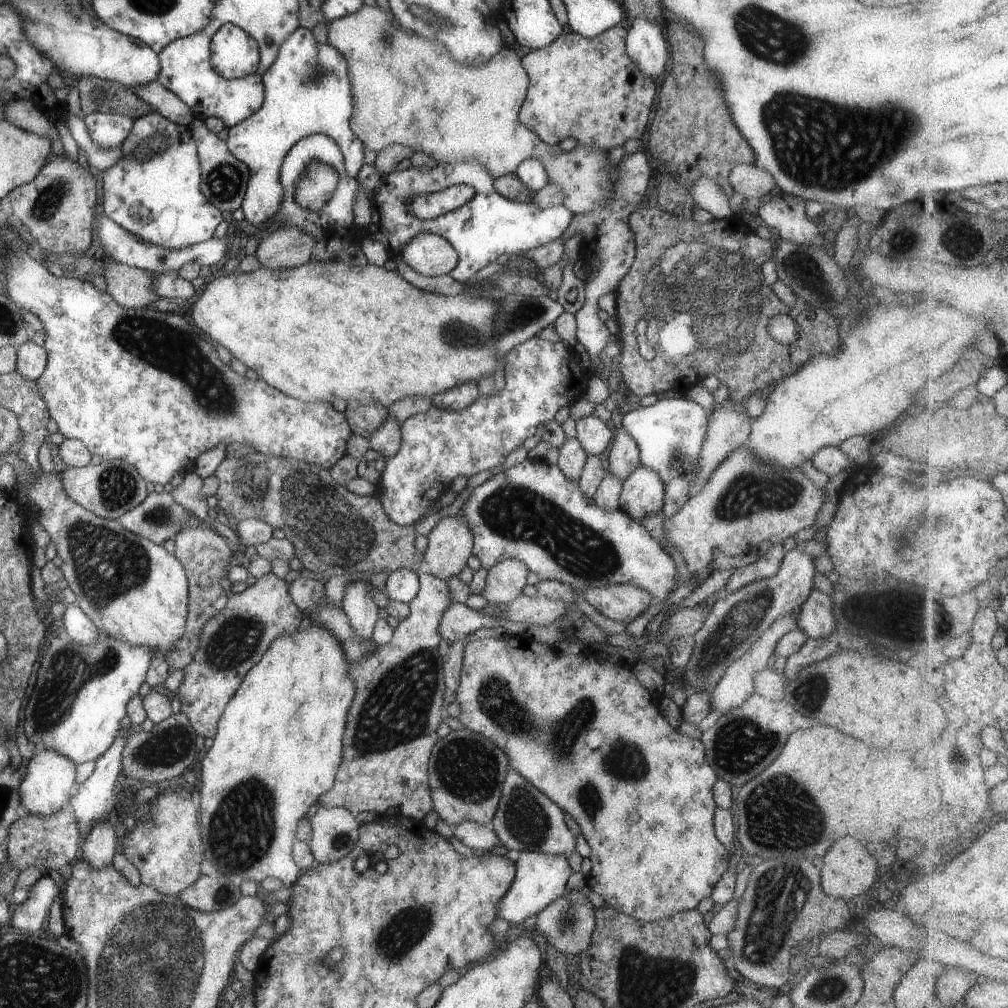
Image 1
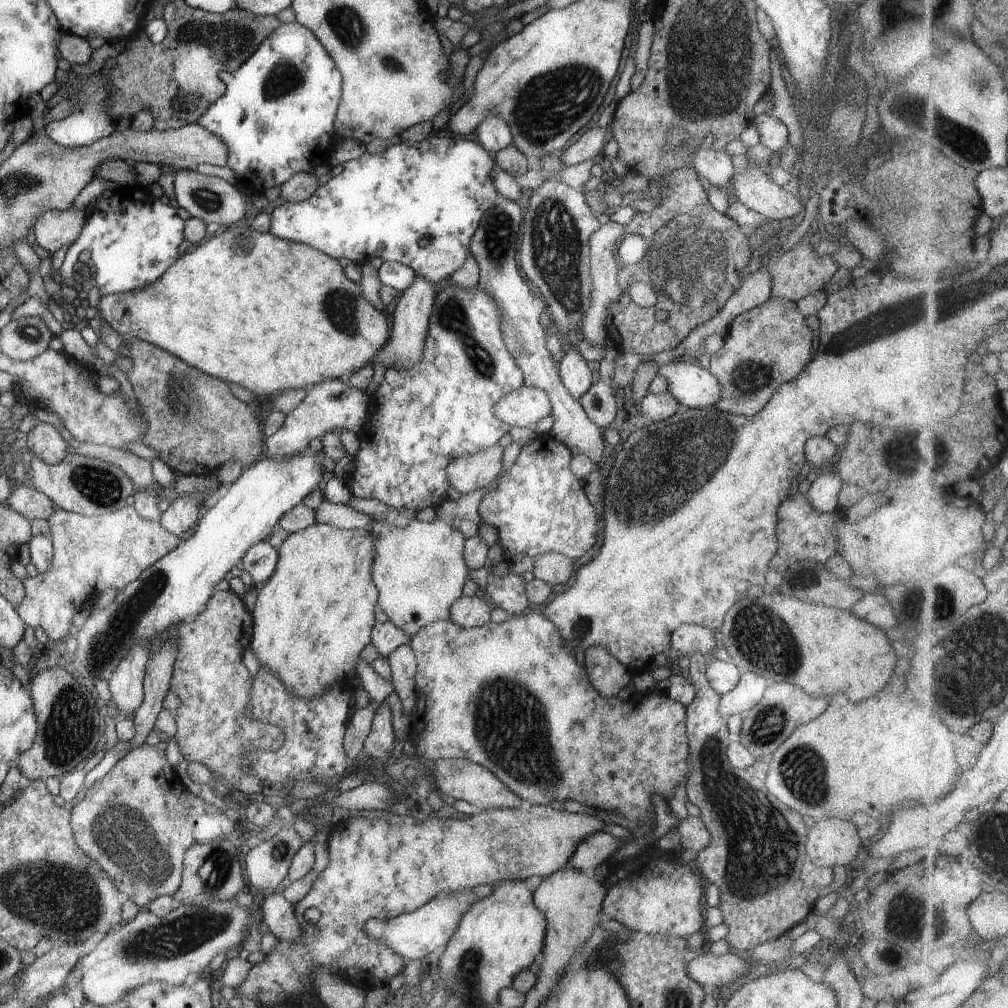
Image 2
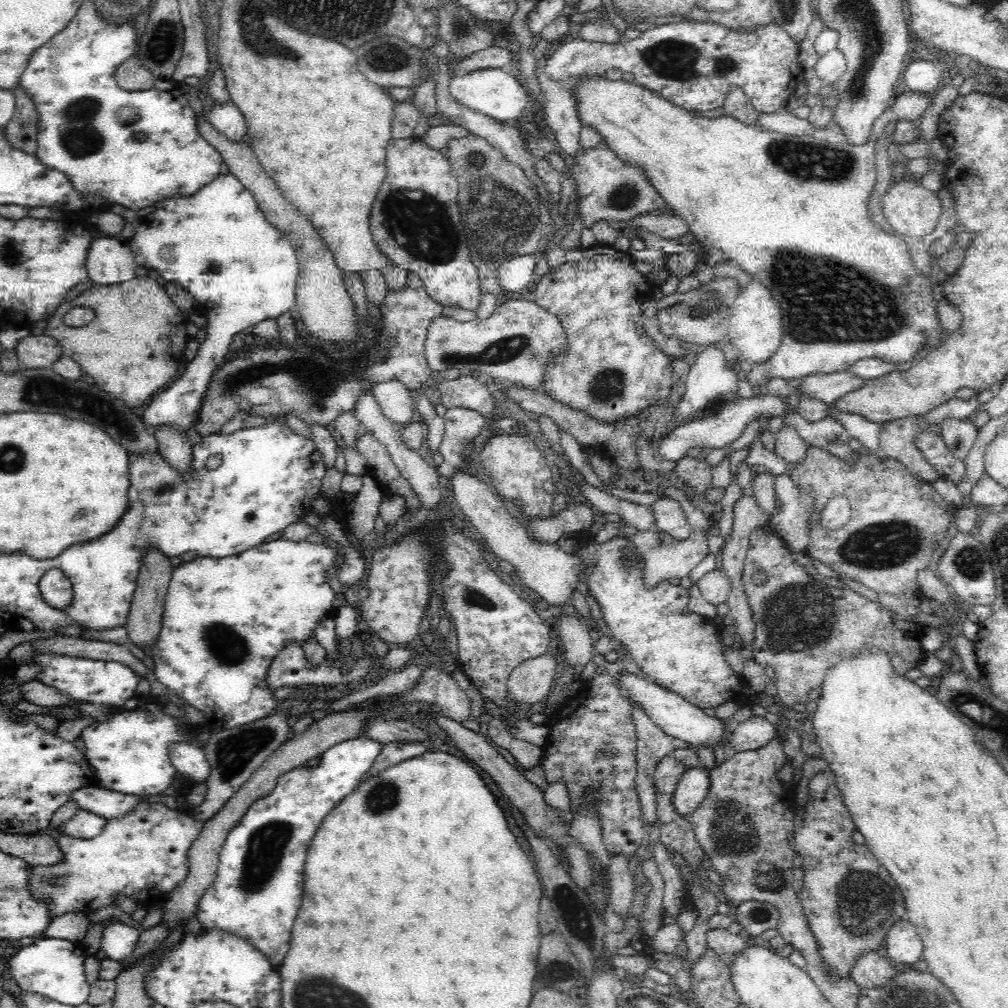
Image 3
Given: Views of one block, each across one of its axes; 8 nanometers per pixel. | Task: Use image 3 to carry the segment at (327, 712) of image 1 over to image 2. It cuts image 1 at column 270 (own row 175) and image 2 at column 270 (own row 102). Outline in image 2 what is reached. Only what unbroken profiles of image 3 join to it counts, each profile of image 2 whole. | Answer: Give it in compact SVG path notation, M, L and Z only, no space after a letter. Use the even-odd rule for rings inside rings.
M312 522L311 526L306 526L303 530L291 533L280 545L278 559L271 573L271 576L259 587L258 593L250 615L252 616L251 638L248 644L249 650L255 654L255 658L270 670L285 685L287 692L300 699L316 699L326 692L334 683L339 680L351 682L356 676L354 671L359 653L364 646L370 643L370 632L375 624L373 613L376 610L377 587L371 580L371 563L374 557L374 537L361 528L338 529L328 524ZM271 893L261 904L264 930L269 930L277 939L298 941L300 926L294 915L294 905L289 904L281 893Z

